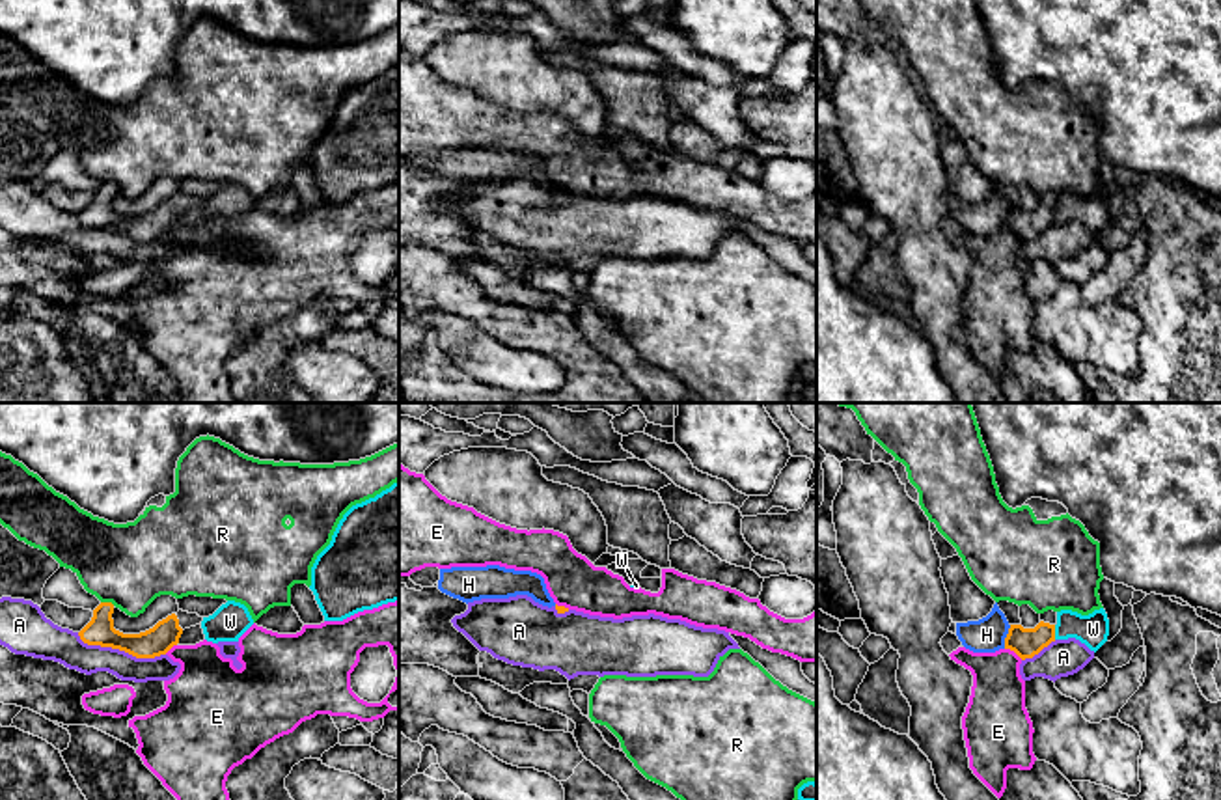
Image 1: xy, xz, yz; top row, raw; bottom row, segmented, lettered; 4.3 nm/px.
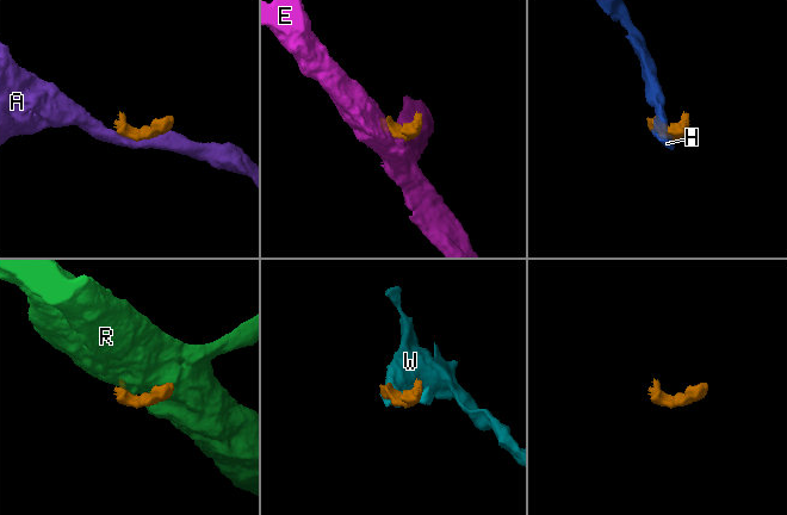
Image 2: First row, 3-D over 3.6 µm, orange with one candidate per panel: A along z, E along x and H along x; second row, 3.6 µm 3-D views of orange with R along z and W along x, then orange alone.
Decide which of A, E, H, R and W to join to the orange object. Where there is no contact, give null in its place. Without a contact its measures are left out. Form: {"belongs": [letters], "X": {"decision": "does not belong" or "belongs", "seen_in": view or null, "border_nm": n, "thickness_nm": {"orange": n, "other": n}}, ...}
{"belongs": [], "A": {"decision": "does not belong", "seen_in": "xy", "border_nm": 400, "thickness_nm": {"orange": 120, "other": 150}}, "E": {"decision": "does not belong", "seen_in": "yz", "border_nm": 90, "thickness_nm": {"orange": 130, "other": 240}}, "H": {"decision": "does not belong", "seen_in": "yz", "border_nm": 110, "thickness_nm": {"orange": 130, "other": 150}}, "R": {"decision": "does not belong", "seen_in": "xy", "border_nm": 70, "thickness_nm": {"orange": 120, "other": 360}}, "W": {"decision": "does not belong", "seen_in": "yz", "border_nm": 60, "thickness_nm": {"orange": 130, "other": 140}}}

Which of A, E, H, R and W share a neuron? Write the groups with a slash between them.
A / E / H / R / W

